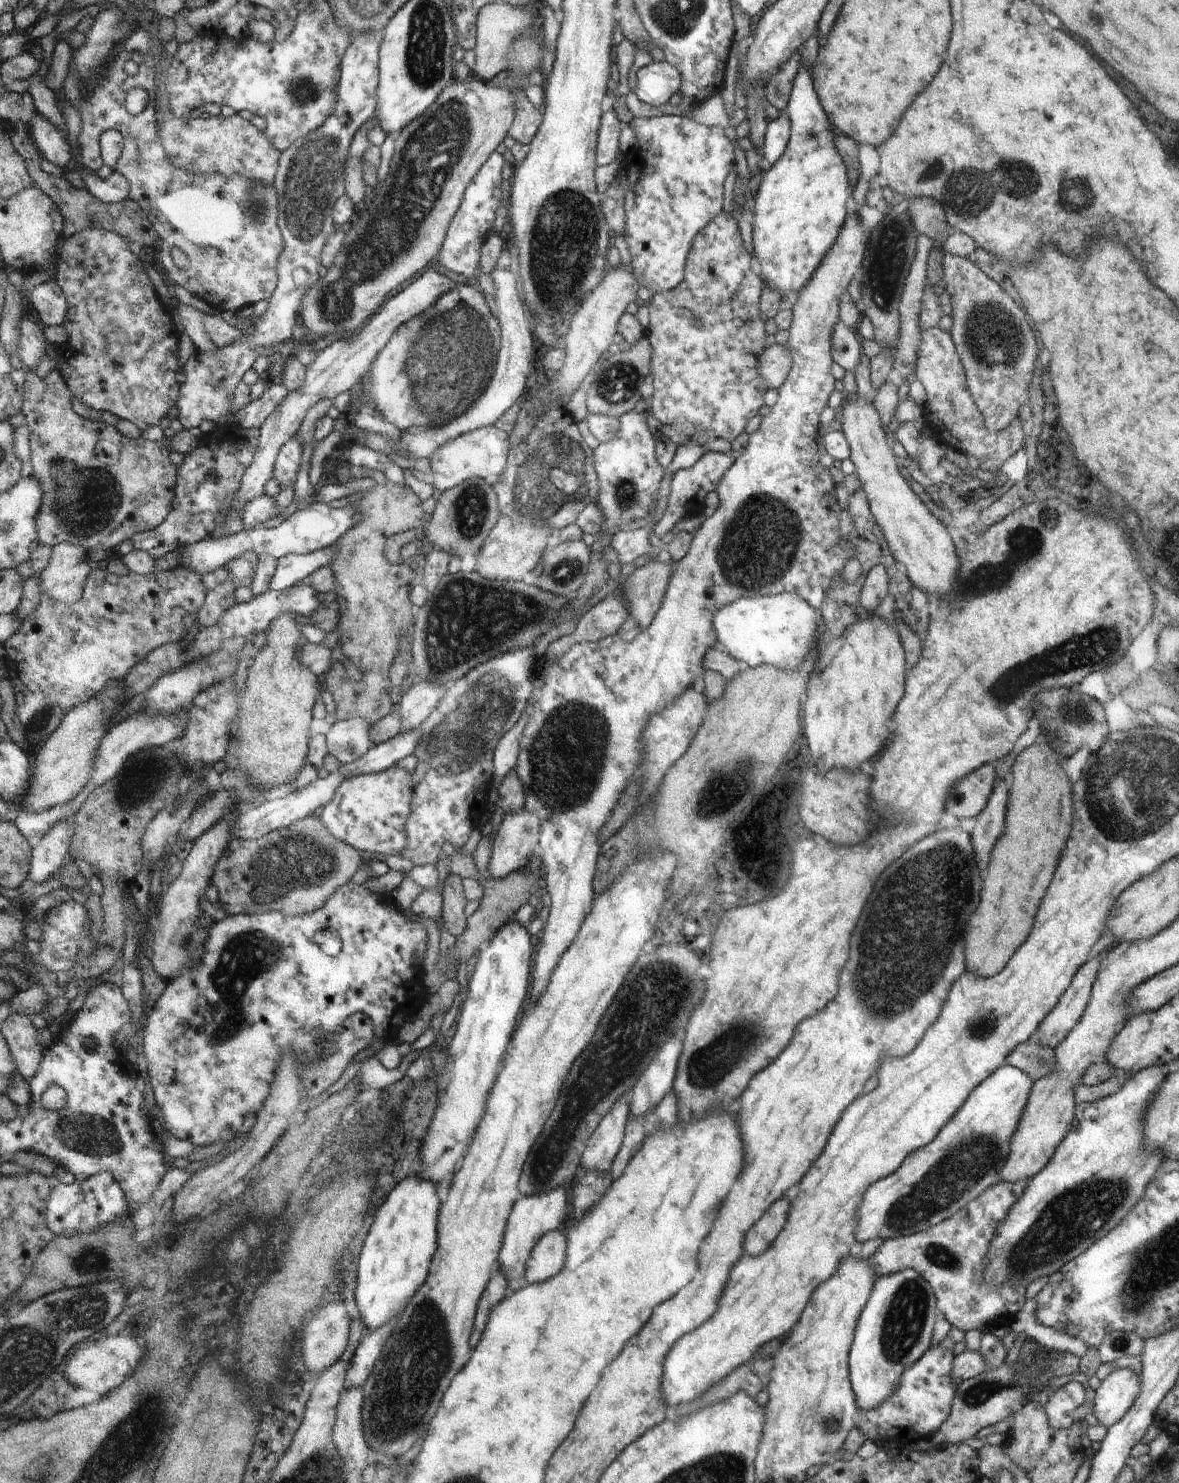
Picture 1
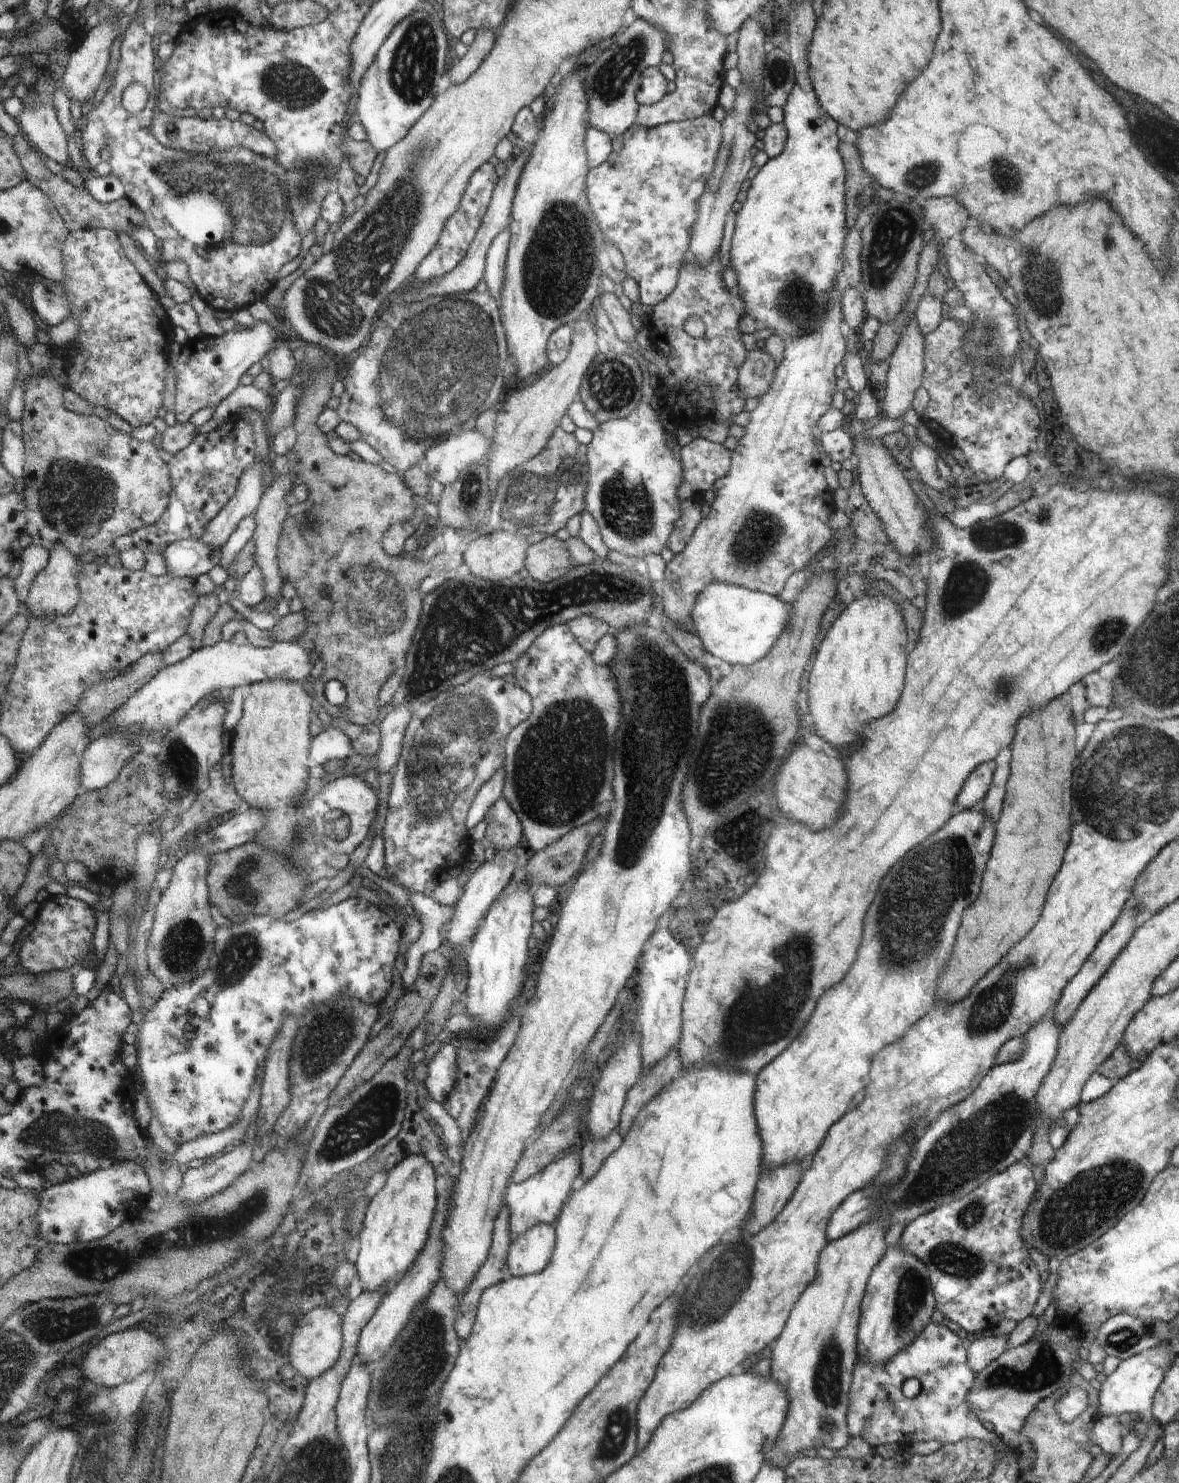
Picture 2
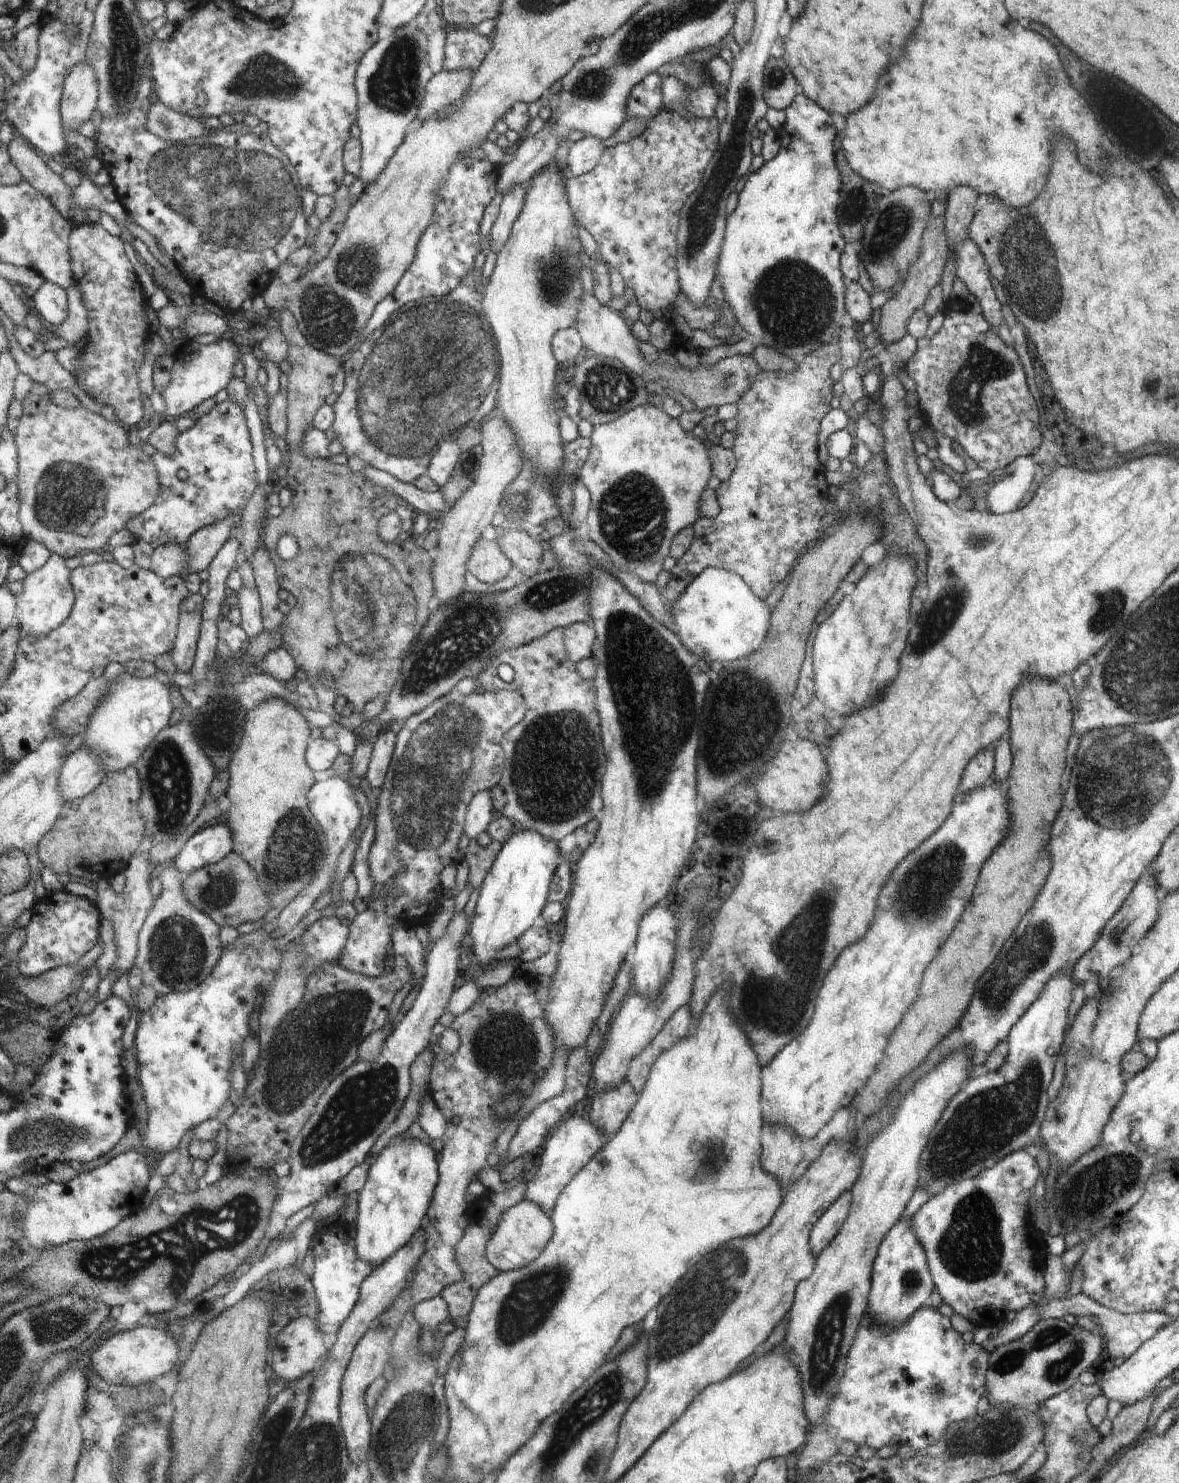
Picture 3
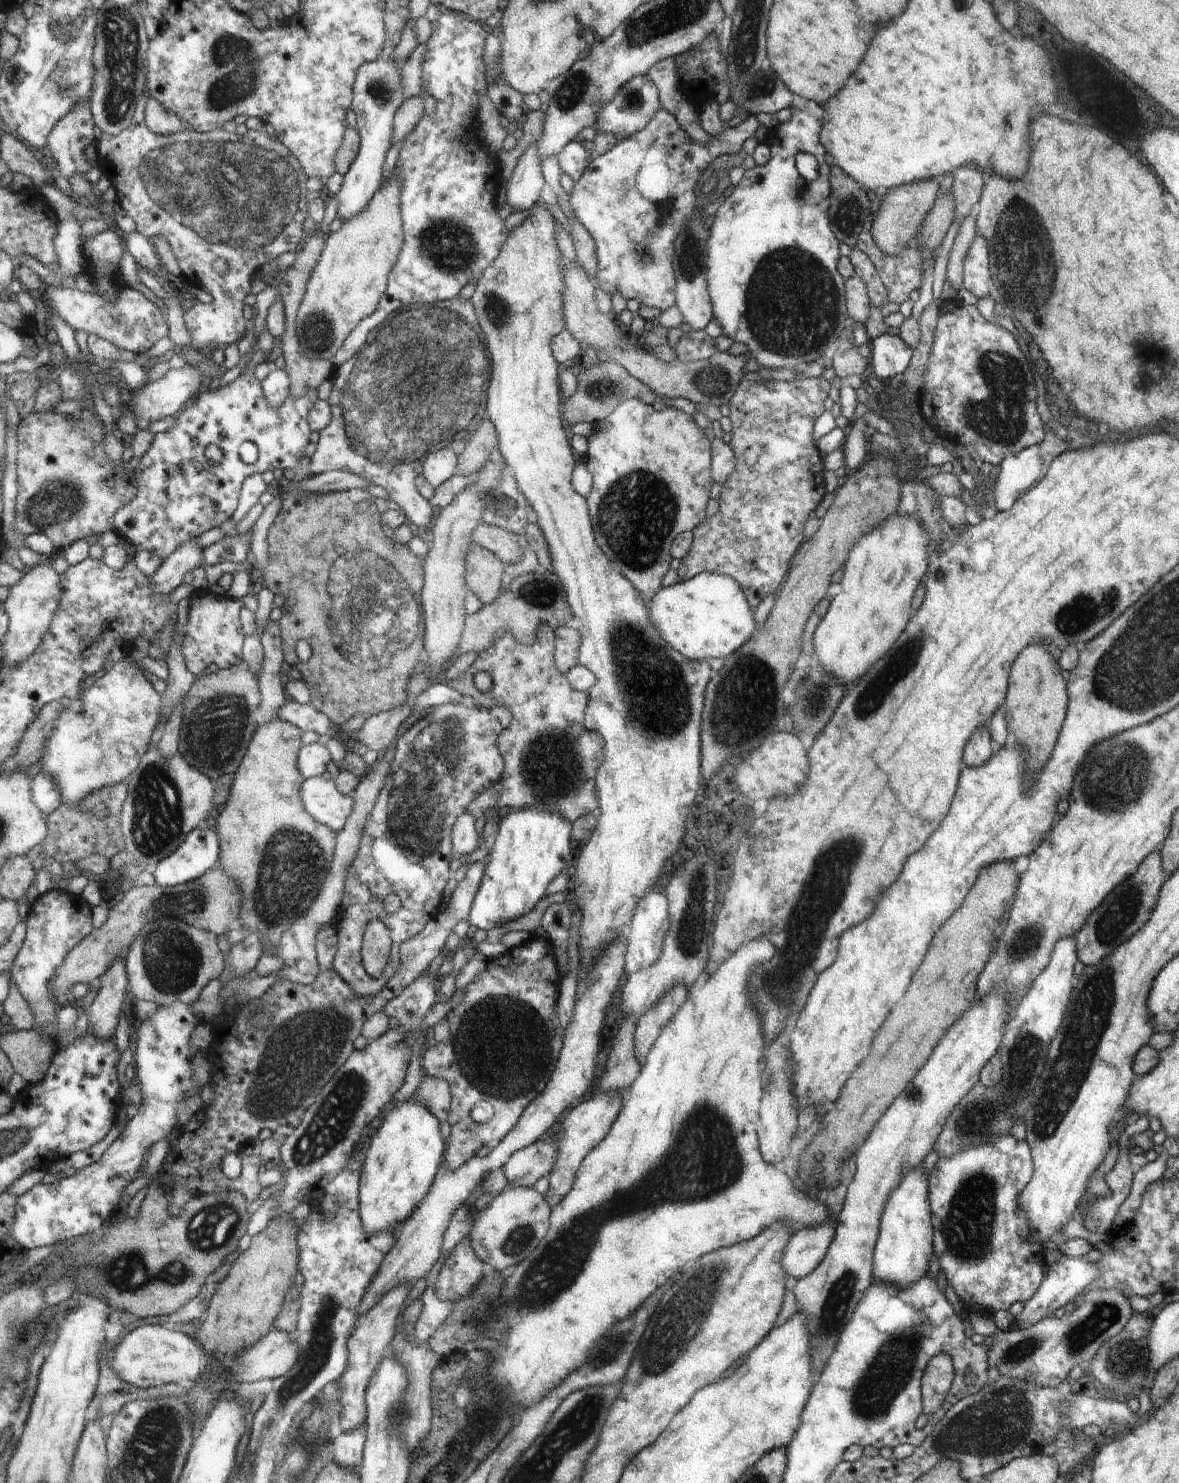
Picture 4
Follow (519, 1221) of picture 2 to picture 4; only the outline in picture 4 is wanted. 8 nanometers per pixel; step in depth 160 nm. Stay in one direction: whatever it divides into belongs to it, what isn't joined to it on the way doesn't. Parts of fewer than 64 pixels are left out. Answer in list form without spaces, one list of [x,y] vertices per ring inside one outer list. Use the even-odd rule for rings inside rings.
[[[598,1092],[595,1096],[578,1104],[574,1110],[563,1119],[562,1127],[556,1132],[558,1140],[558,1154],[554,1168],[550,1172],[550,1186],[543,1193],[550,1209],[554,1209],[571,1192],[576,1184],[577,1174],[585,1158],[609,1135],[613,1123],[621,1113],[625,1096],[620,1092]]]

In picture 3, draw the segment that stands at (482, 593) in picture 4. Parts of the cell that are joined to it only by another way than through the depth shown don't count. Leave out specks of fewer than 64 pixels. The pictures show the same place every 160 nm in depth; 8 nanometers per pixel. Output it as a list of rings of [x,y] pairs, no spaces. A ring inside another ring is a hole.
[[[480,539],[469,558],[470,572],[486,584],[496,584],[507,576],[513,566],[498,541]]]

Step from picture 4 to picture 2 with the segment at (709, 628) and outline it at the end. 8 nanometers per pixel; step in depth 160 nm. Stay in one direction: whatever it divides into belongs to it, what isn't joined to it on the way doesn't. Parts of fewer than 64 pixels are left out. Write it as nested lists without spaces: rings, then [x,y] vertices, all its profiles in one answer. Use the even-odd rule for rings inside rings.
[[[710,583],[695,602],[692,620],[694,632],[700,637],[704,648],[718,659],[731,665],[753,665],[780,640],[793,618],[793,607],[779,597],[737,587],[728,583]]]

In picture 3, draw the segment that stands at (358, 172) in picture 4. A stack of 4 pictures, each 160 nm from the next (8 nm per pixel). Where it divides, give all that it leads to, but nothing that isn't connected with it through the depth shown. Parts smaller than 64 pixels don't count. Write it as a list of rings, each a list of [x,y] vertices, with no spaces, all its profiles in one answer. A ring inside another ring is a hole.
[[[414,23],[379,39],[360,62],[356,72],[357,124],[360,127],[361,171],[357,179],[372,184],[403,144],[406,128],[423,103],[432,70],[426,64],[427,33]]]

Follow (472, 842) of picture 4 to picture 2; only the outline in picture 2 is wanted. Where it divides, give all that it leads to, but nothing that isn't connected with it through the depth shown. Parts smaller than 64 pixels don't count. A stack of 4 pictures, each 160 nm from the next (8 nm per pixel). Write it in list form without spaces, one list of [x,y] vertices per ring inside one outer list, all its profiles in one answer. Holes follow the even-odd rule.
[[[502,766],[487,780],[474,797],[472,808],[466,818],[466,828],[474,828],[483,820],[489,808],[502,796],[505,781],[505,767]]]

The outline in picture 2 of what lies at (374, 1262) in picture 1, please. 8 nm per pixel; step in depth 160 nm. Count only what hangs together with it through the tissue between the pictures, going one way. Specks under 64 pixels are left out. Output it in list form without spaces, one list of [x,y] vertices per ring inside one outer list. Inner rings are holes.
[[[407,1156],[390,1170],[384,1188],[369,1201],[357,1236],[361,1245],[355,1262],[357,1274],[364,1282],[364,1291],[385,1289],[390,1292],[420,1257],[429,1240],[435,1214],[436,1175],[432,1164],[424,1156]]]

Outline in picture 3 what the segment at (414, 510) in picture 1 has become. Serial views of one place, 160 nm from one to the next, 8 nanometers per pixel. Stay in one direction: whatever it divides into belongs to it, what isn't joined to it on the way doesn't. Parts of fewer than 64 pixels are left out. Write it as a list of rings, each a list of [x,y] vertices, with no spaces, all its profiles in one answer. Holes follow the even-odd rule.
[[[282,309],[280,312],[281,320],[279,321],[284,333],[285,340],[288,345],[288,356],[287,360],[290,363],[290,373],[288,375],[288,390],[287,390],[287,431],[284,436],[288,446],[288,465],[287,473],[283,480],[283,484],[288,486],[293,494],[292,503],[284,509],[282,514],[278,517],[268,517],[266,526],[262,530],[263,545],[269,550],[271,559],[275,564],[275,571],[277,574],[277,581],[279,582],[280,588],[288,590],[290,594],[296,597],[297,604],[291,608],[289,614],[285,615],[280,628],[282,628],[283,643],[281,644],[293,657],[297,660],[297,667],[306,672],[308,678],[307,681],[314,687],[315,693],[319,700],[319,708],[324,711],[331,719],[334,719],[336,723],[347,728],[349,731],[358,730],[358,726],[362,726],[362,722],[366,722],[371,718],[370,706],[374,702],[376,697],[388,696],[393,690],[393,686],[400,680],[402,665],[405,662],[405,658],[410,654],[414,644],[420,640],[422,634],[423,623],[428,624],[429,618],[433,617],[434,610],[432,608],[432,598],[434,596],[434,573],[433,573],[433,554],[422,550],[419,546],[419,539],[413,537],[405,541],[404,543],[394,542],[392,544],[386,543],[386,538],[382,538],[382,516],[388,514],[386,506],[380,506],[380,508],[372,508],[372,502],[382,498],[385,489],[380,485],[373,485],[370,481],[367,481],[366,477],[360,471],[352,471],[347,464],[334,463],[329,459],[323,459],[320,457],[309,457],[303,453],[301,444],[305,437],[307,429],[312,426],[313,418],[317,414],[317,410],[325,404],[326,396],[332,393],[332,382],[335,374],[338,374],[338,370],[343,363],[342,358],[335,357],[329,352],[318,350],[314,347],[302,331],[297,326],[297,320],[293,317],[292,312],[287,309]],[[286,534],[295,535],[300,540],[300,555],[296,560],[286,560],[282,558],[282,554],[278,554],[278,542],[282,542],[282,538],[286,538]],[[318,672],[328,672],[332,677],[332,684],[326,686],[322,683]],[[337,696],[345,696],[355,708],[355,711],[349,717],[340,716],[336,710],[334,710],[333,704],[334,699]]]

